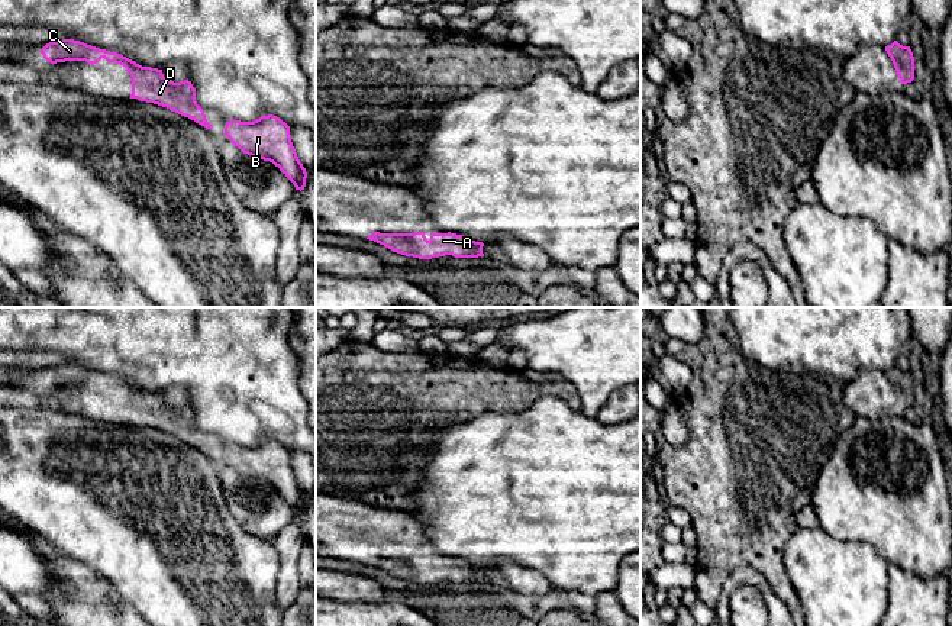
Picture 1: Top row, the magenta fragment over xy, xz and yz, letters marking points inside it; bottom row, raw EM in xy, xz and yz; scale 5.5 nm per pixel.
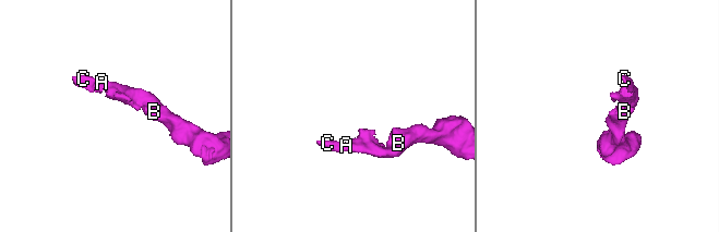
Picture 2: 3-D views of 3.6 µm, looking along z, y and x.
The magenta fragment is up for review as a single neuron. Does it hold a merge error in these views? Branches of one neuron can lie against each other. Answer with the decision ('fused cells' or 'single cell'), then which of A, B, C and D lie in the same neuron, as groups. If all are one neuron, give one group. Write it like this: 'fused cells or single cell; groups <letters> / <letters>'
single cell; groups A B C D

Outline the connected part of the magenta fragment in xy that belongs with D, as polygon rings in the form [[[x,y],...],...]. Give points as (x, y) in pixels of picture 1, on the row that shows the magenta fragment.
[[[74,39],[49,42],[41,49],[41,54],[51,64],[85,61],[94,65],[101,58],[107,62],[120,64],[132,77],[130,99],[167,107],[210,130],[213,128],[207,122],[204,110],[197,104],[196,88],[188,80],[180,83],[170,81],[164,77],[162,70],[142,67],[117,52],[100,49]]]

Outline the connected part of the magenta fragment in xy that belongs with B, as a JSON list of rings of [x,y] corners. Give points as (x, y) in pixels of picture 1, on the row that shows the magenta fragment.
[[[268,114],[254,122],[229,120],[225,135],[243,154],[272,162],[294,184],[304,190],[307,172],[291,142],[290,126]]]

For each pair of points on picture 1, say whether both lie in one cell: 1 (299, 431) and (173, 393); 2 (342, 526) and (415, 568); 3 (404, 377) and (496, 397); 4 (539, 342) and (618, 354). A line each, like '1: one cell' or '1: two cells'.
1: two cells
2: one cell
3: one cell
4: one cell

